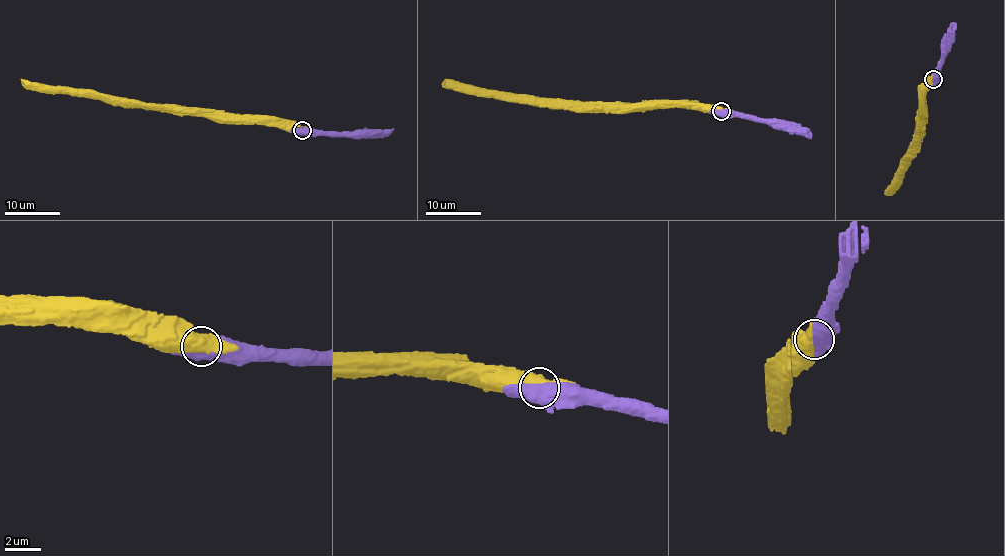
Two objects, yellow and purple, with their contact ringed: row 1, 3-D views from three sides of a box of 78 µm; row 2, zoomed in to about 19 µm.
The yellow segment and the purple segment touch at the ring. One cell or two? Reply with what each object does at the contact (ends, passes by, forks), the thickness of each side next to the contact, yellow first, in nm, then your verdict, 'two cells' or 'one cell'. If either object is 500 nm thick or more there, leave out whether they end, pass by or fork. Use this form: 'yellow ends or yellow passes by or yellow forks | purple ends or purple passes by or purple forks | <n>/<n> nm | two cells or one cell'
550/700 nm | one cell

